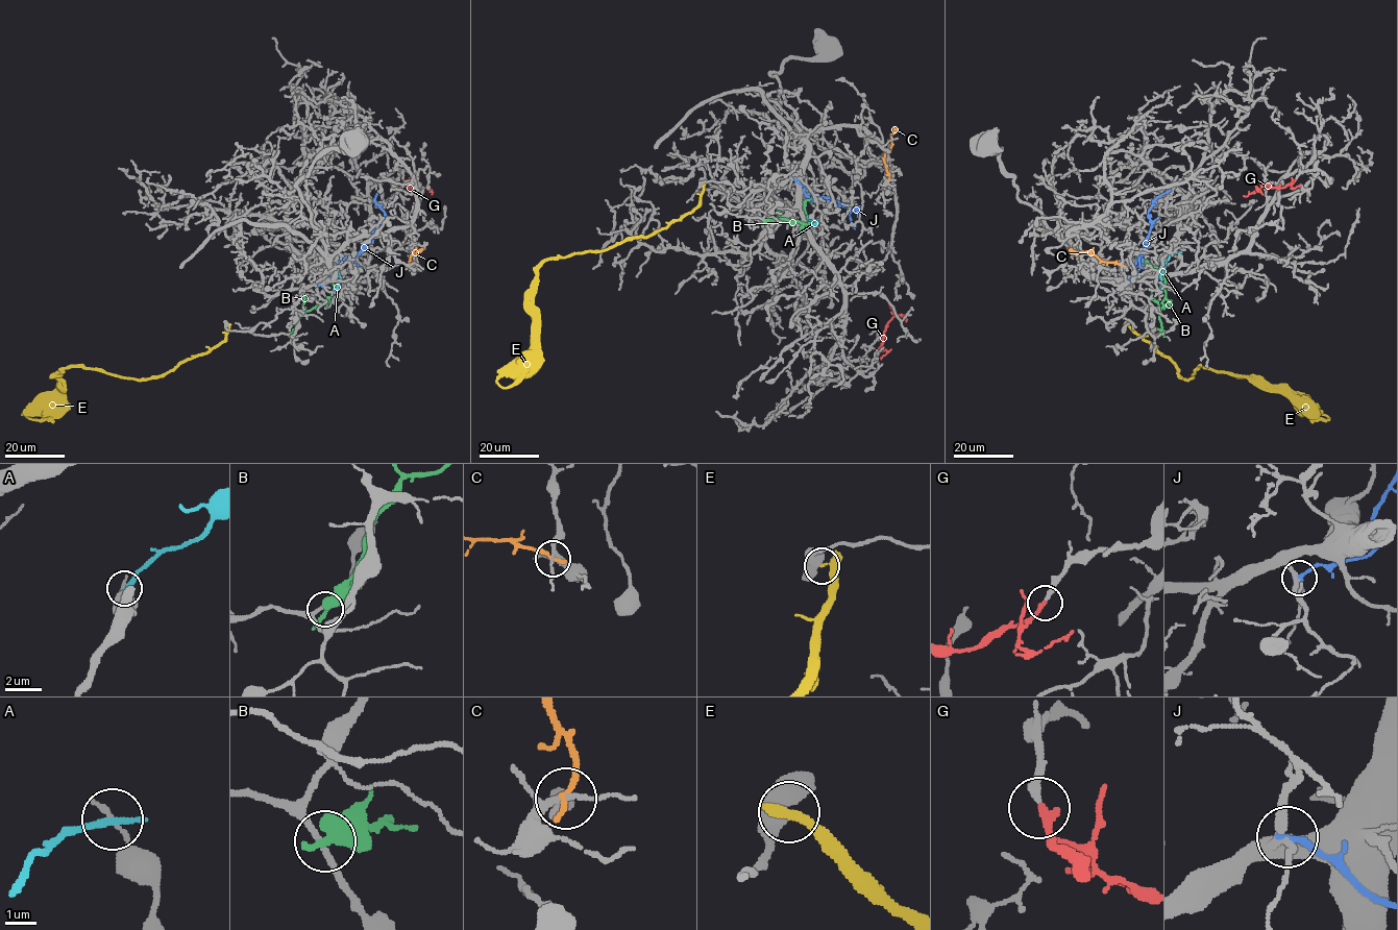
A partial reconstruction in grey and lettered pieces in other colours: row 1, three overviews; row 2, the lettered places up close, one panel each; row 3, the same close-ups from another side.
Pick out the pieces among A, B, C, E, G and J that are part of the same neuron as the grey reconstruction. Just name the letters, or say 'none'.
G

